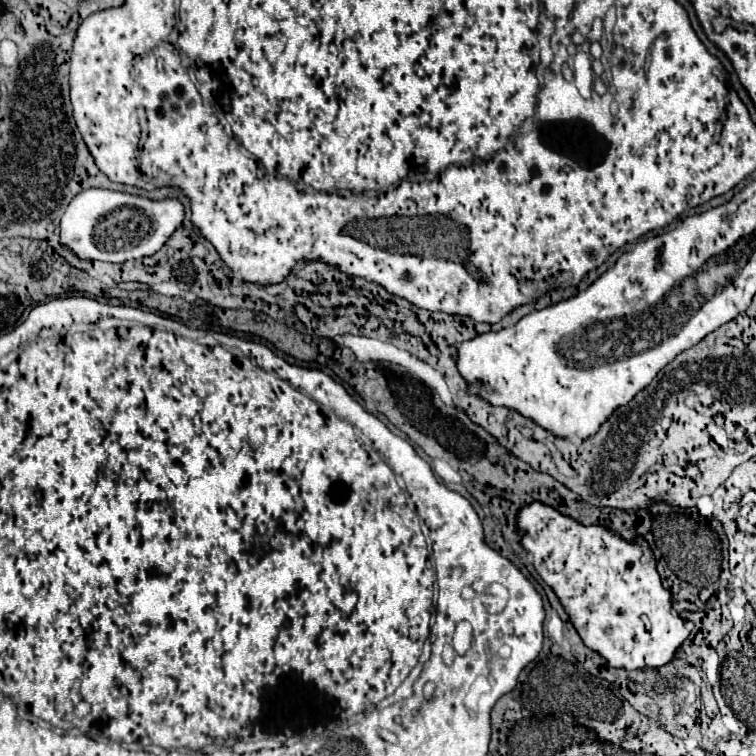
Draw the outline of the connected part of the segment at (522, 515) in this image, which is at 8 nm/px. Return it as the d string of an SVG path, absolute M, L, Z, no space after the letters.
M531 502L523 506L515 522L517 532L521 534L521 546L527 552L533 552L533 566L537 574L555 592L587 648L605 658L611 668L625 670L661 668L675 658L677 650L683 646L695 624L681 618L681 614L673 610L673 596L661 584L661 576L655 564L639 564L639 542L643 542L641 536L637 536L635 540L625 540L621 534L607 526L585 526L543 502Z

